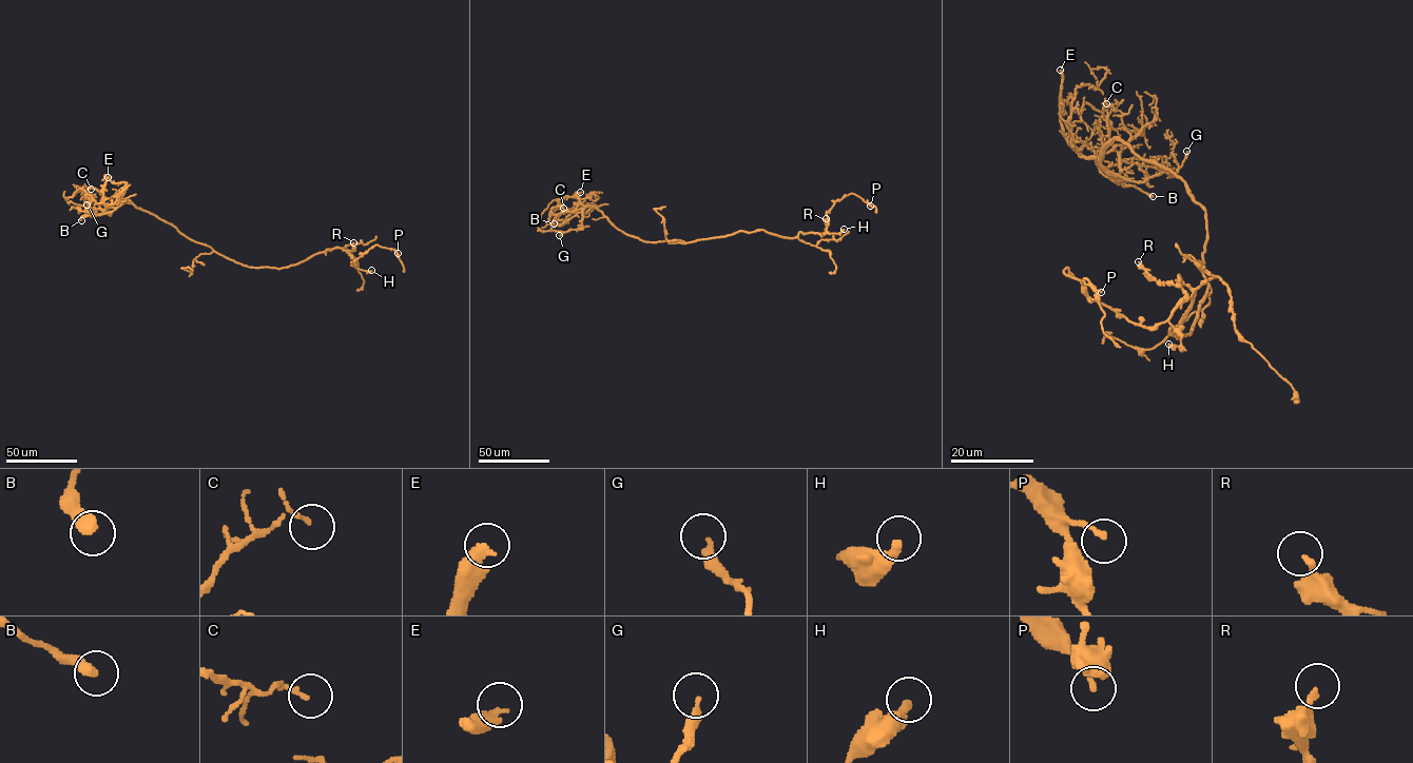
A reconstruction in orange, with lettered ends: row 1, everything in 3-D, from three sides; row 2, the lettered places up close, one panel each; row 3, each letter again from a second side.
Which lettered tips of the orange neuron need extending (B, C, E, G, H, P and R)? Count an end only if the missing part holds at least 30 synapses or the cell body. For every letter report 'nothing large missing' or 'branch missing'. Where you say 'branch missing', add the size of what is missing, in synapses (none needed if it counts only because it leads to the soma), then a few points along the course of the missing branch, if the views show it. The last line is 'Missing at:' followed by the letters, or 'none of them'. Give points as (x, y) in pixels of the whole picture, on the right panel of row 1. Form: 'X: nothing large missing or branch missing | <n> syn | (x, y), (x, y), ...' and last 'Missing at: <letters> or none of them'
B: nothing large missing
C: nothing large missing
E: branch missing | 300 syn | (1060, 70), (1072, 38), (1084, 39), (1094, 50), (1128, 45), (1152, 13), (1138, 4), (1125, 40)
G: nothing large missing
H: nothing large missing
P: nothing large missing
R: nothing large missing
Missing at: E

